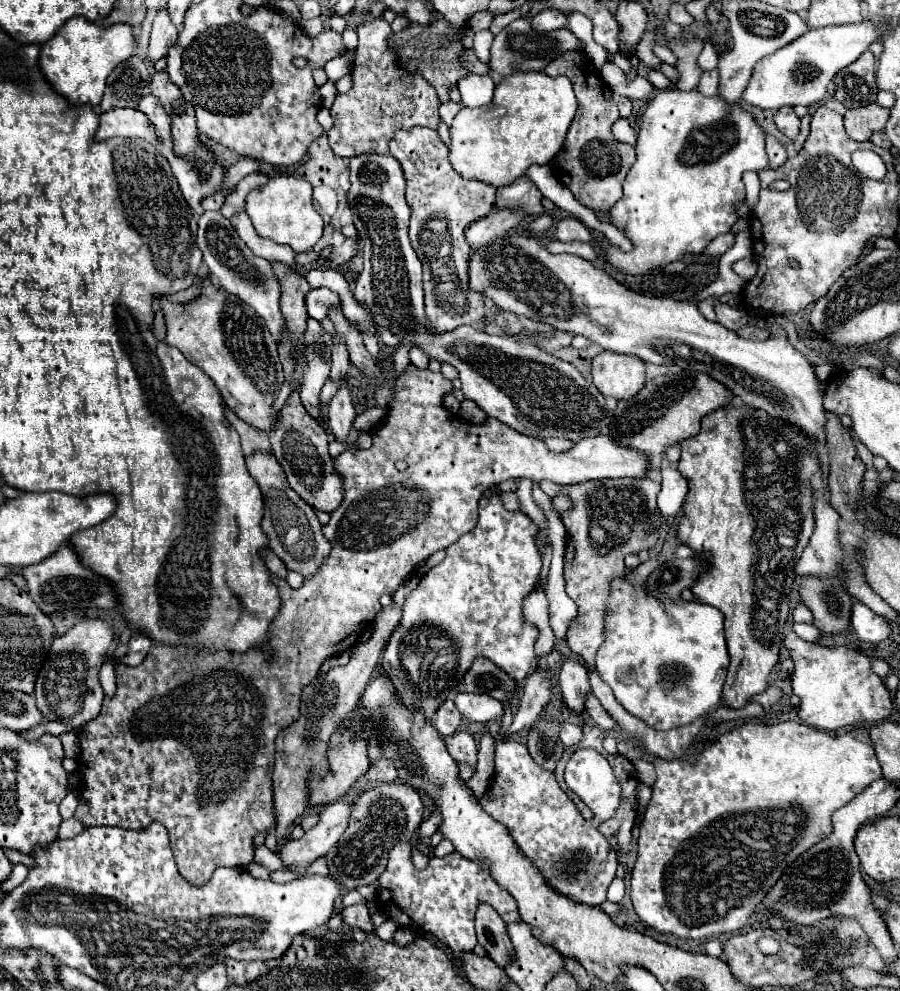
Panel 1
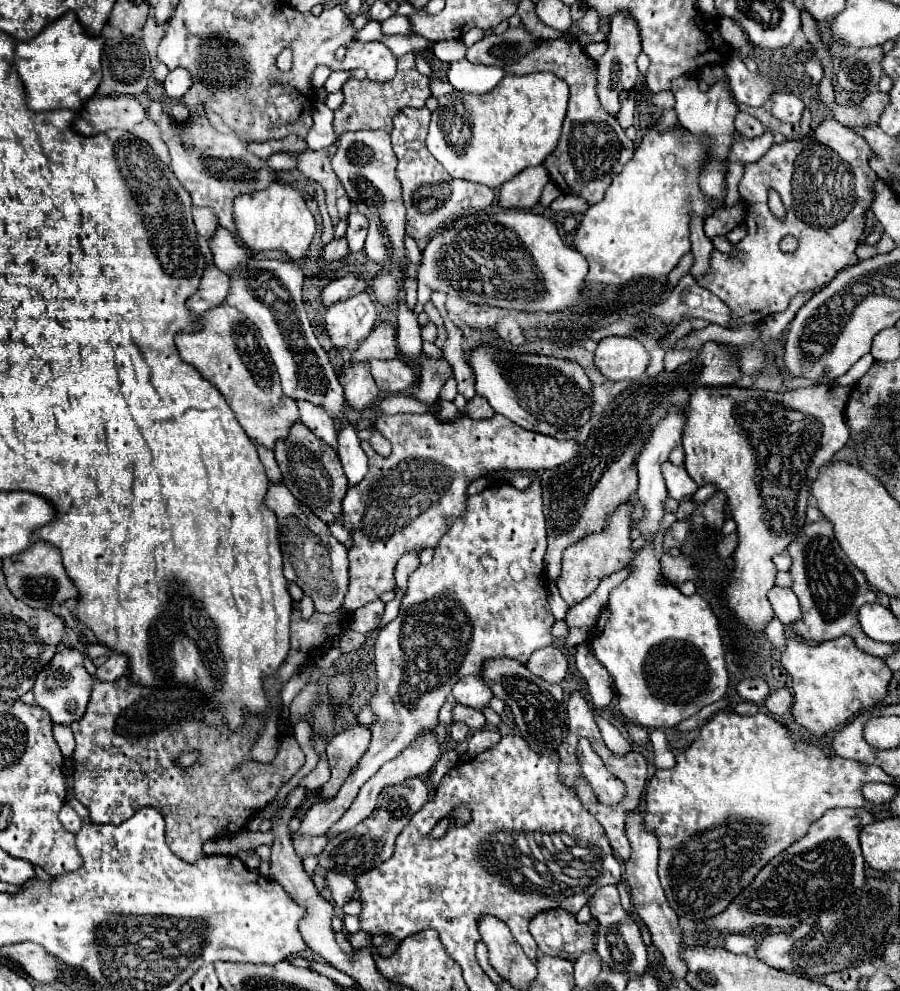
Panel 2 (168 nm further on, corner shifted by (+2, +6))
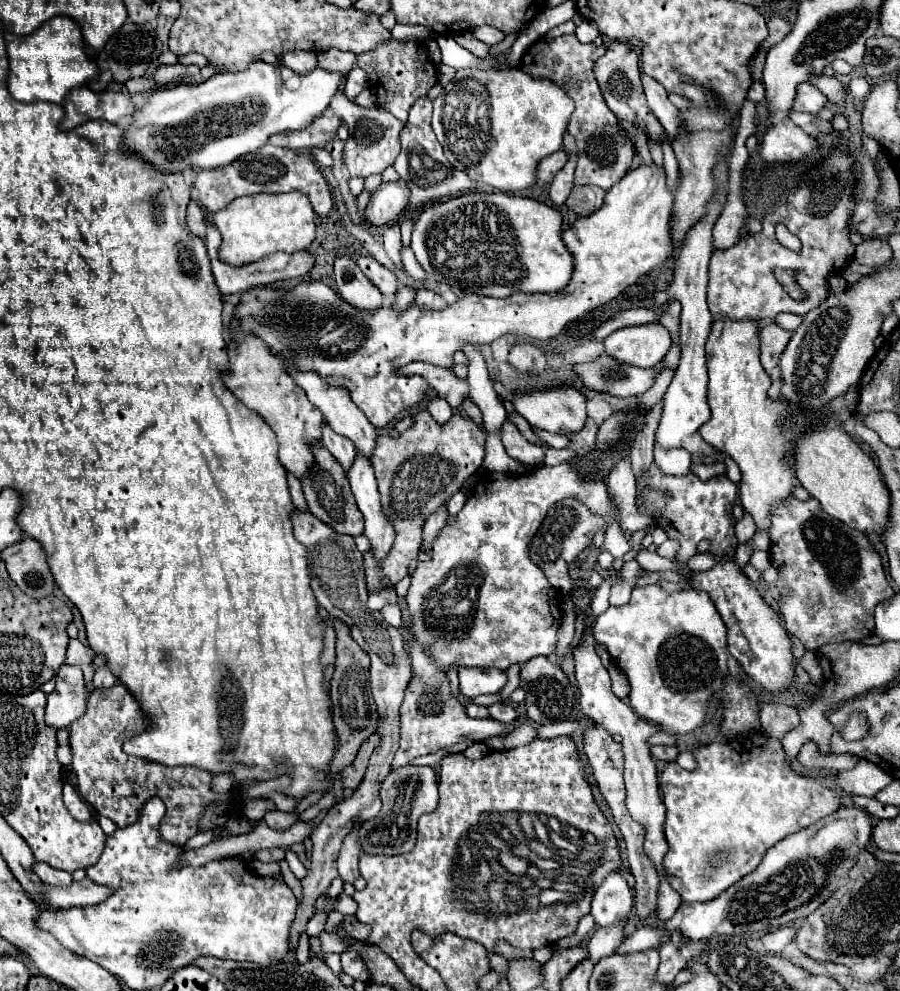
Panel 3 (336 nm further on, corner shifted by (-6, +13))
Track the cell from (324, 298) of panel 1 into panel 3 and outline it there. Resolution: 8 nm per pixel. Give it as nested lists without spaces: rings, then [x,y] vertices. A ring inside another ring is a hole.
[[[359,257],[357,267],[365,273],[365,277],[385,295],[393,297],[397,293],[397,277],[385,269],[381,263],[377,263],[373,257]]]

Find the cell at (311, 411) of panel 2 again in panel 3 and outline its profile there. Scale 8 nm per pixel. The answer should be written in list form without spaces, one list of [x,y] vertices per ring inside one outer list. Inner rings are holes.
[[[323,421],[321,431],[323,431],[321,443],[323,443],[323,445],[329,449],[329,453],[341,463],[341,467],[343,467],[345,471],[349,471],[349,467],[351,467],[351,463],[353,463],[353,459],[355,459],[355,453],[357,453],[355,447],[353,447],[353,443],[351,443],[349,439],[345,439],[343,435],[335,433],[335,431],[329,427],[327,421]]]

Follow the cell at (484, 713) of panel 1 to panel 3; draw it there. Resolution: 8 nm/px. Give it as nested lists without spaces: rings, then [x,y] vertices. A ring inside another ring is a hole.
[[[459,669],[459,687],[463,697],[477,697],[477,695],[489,695],[497,693],[507,683],[507,675],[501,669]]]

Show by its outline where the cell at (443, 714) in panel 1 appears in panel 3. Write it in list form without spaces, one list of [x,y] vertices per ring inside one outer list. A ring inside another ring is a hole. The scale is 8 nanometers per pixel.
[[[503,701],[503,703],[493,703],[493,705],[489,705],[487,709],[489,709],[491,719],[497,719],[497,721],[501,721],[501,723],[513,723],[513,721],[517,719],[515,709],[513,709],[507,701]]]

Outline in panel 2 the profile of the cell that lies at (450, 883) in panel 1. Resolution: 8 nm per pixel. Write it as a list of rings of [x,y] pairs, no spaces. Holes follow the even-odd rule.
[[[503,736],[491,750],[471,758],[471,762],[453,766],[439,782],[435,798],[429,800],[399,834],[395,854],[355,880],[363,904],[359,914],[361,930],[371,936],[389,936],[385,946],[377,946],[379,956],[391,956],[401,940],[413,932],[435,928],[441,934],[445,948],[455,952],[455,960],[461,968],[475,968],[475,946],[481,942],[477,922],[481,916],[489,914],[505,920],[527,958],[535,960],[535,940],[527,930],[533,914],[555,908],[577,914],[597,888],[619,882],[621,866],[613,856],[601,824],[581,806],[575,788],[569,788],[559,780],[557,754],[537,754],[519,736]],[[459,806],[471,810],[471,822],[449,828],[443,838],[431,838],[431,830],[437,822],[453,818],[451,814]],[[535,830],[543,834],[565,832],[571,838],[599,848],[599,852],[603,852],[603,868],[589,868],[589,882],[577,886],[577,890],[565,898],[549,898],[535,890],[517,890],[487,870],[489,862],[481,856],[483,840],[497,832],[525,834]]]

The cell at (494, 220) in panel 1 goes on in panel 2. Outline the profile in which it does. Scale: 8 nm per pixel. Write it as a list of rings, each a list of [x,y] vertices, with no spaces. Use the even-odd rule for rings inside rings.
[[[545,166],[525,168],[513,180],[501,186],[501,200],[499,200],[501,208],[503,210],[511,210],[511,208],[531,210],[539,202],[539,196],[549,180],[551,178]]]

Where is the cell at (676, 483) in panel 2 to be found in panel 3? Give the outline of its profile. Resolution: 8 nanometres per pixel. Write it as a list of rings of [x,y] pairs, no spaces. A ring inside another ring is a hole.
[[[677,447],[677,449],[655,449],[655,467],[663,473],[663,475],[689,475],[691,473],[691,457],[685,449]]]

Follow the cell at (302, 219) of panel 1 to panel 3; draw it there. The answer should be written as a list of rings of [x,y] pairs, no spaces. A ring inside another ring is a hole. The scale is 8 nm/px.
[[[259,193],[237,197],[225,211],[213,215],[213,225],[221,231],[221,261],[229,265],[245,265],[271,253],[297,253],[307,249],[317,237],[317,215],[303,193]]]

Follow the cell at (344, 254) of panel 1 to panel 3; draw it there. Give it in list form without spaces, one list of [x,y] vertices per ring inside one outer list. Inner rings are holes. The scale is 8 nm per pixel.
[[[403,179],[397,183],[381,183],[365,209],[365,221],[371,227],[383,229],[385,225],[399,221],[399,213],[403,215],[405,205],[409,205],[409,189]]]

